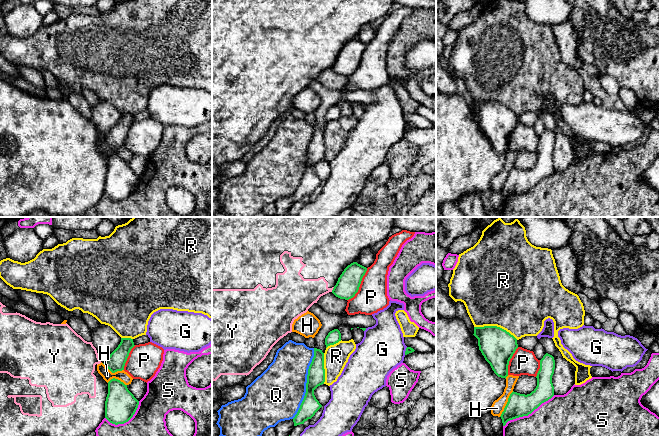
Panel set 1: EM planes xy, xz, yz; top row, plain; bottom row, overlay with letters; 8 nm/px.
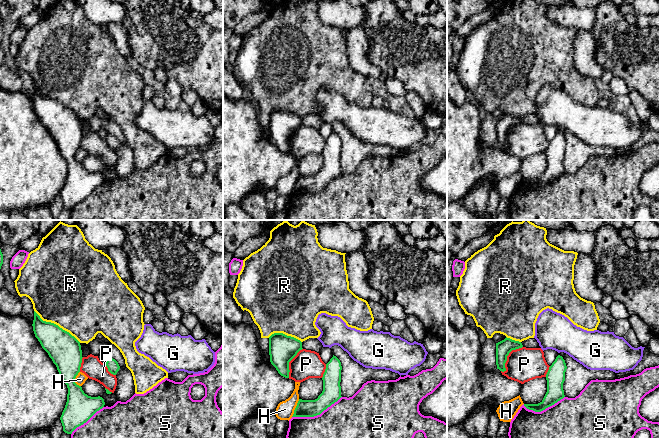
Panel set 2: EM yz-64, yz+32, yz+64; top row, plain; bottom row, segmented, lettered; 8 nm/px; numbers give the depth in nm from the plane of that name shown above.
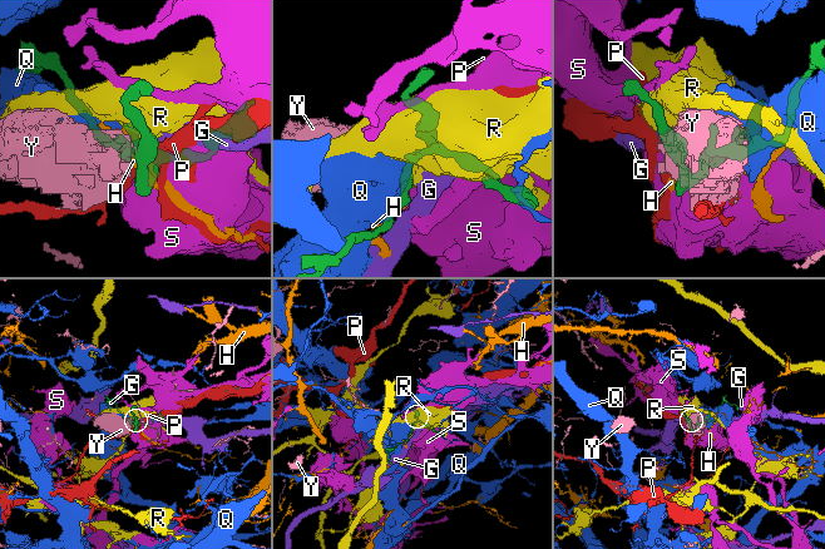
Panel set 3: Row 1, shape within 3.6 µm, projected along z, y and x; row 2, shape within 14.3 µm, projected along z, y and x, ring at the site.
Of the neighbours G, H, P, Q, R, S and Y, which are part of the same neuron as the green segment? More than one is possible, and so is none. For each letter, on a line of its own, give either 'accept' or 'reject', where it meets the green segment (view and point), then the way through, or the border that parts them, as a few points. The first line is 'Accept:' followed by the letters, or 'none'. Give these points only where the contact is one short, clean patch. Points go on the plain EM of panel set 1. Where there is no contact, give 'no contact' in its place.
Accept: none
G: reject; contact xz (405, 127); border xz (407, 123), (404, 130)
H: reject; contact yz (506, 180)
P: reject; contact xz (359, 61)
Q: reject; contact xz (306, 159)
R: reject; contact yz (496, 102)
S: reject; contact yz (528, 190)
Y: reject; contact xz (333, 65); border xz (334, 63), (331, 67)

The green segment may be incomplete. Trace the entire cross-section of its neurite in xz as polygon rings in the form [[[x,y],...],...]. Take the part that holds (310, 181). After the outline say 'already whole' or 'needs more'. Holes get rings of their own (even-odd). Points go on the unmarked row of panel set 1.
[[[314,124],[314,133],[308,145],[306,169],[297,190],[293,194],[294,202],[304,200],[322,183],[314,171],[314,166],[324,158],[324,129],[320,125]]] | already whole

